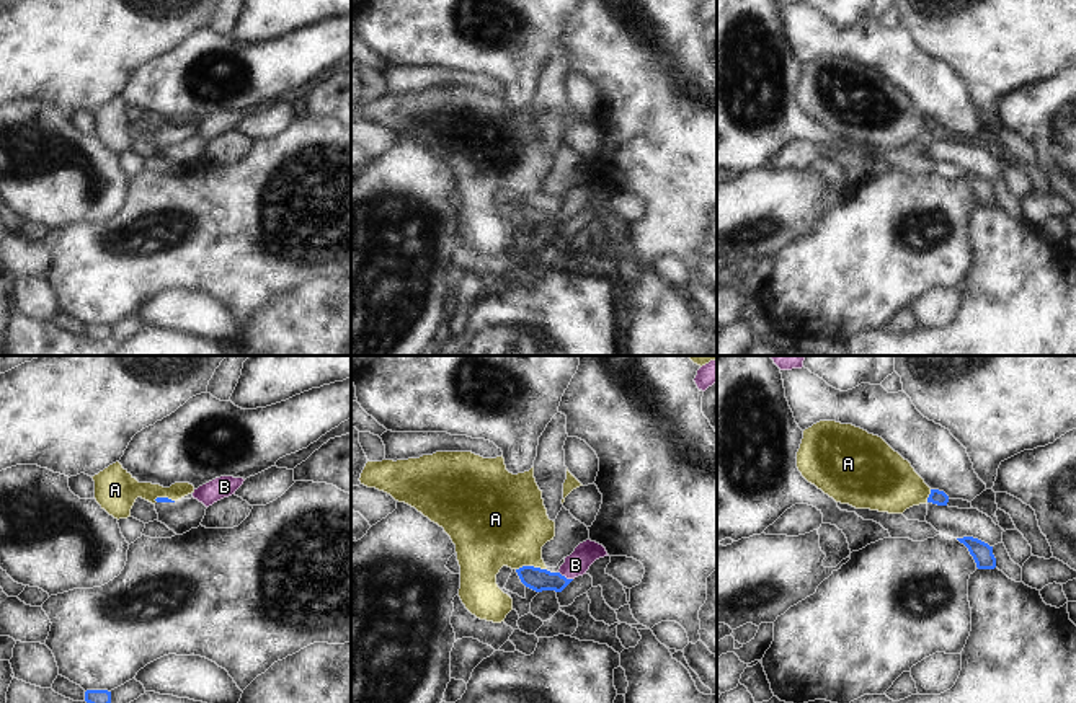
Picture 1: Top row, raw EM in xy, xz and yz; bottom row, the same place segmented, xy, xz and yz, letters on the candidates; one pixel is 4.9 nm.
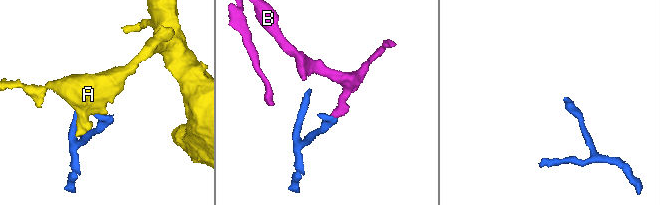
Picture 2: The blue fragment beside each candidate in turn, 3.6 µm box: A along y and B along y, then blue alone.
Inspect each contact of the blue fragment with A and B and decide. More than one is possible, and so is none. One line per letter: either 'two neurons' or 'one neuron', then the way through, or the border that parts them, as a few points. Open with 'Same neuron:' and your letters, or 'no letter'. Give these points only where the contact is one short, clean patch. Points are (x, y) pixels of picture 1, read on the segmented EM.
Same neuron: B
A: two neurons; border along xz (546, 568), (520, 566), (516, 570)
B: one neuron; runs through xz (538, 579), (564, 576), (575, 565)

